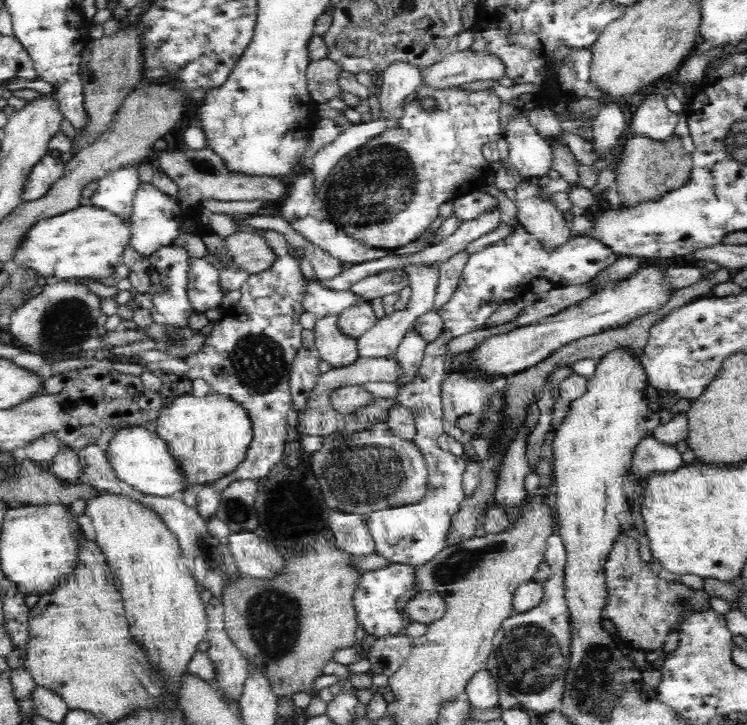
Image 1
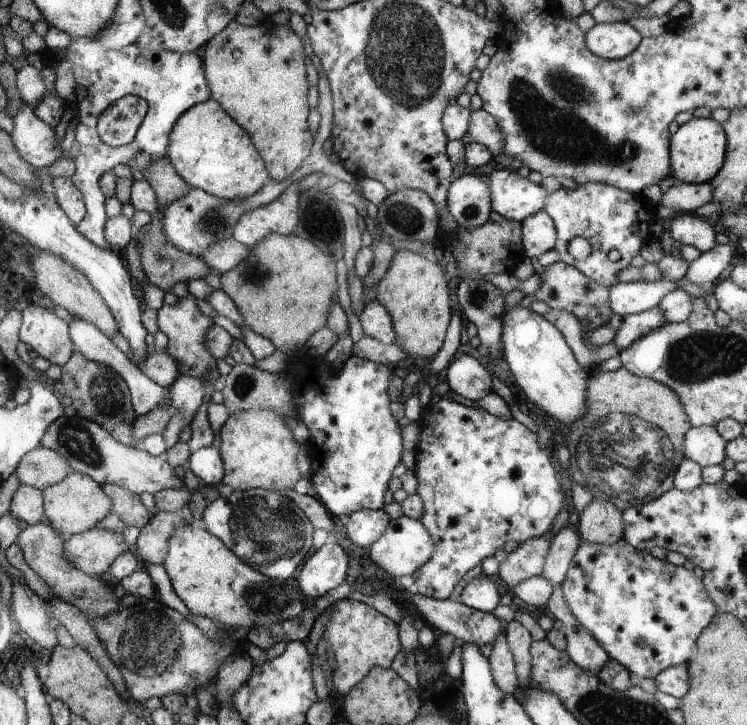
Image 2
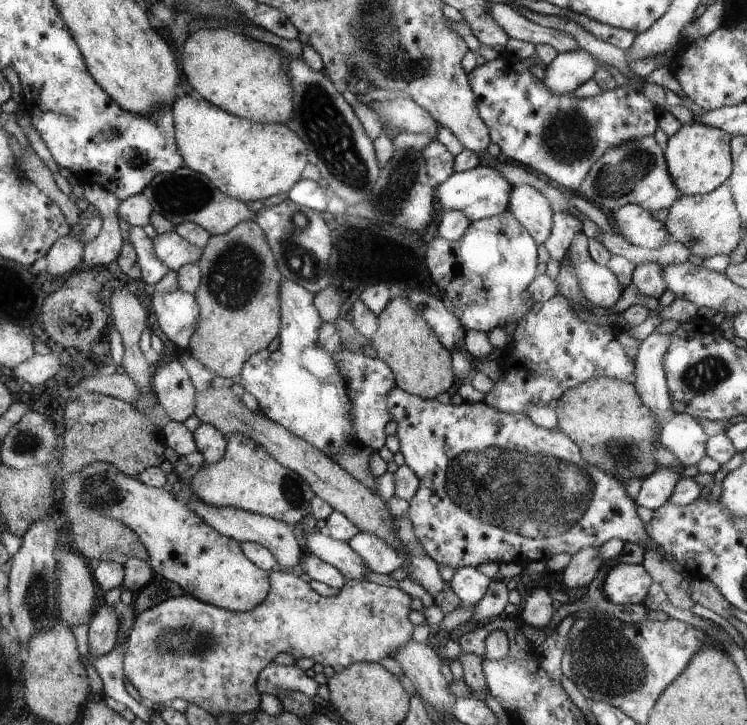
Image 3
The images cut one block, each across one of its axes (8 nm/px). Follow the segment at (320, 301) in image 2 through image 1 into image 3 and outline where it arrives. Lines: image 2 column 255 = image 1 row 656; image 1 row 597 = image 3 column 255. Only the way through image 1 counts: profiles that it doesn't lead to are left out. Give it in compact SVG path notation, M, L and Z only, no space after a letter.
M251 220L240 222L226 234L211 235L211 240L203 247L203 256L198 263L202 280L195 299L200 314L187 350L216 376L232 378L242 373L243 365L252 355L265 352L268 344L282 332L282 272L267 241L266 232L259 223Z

